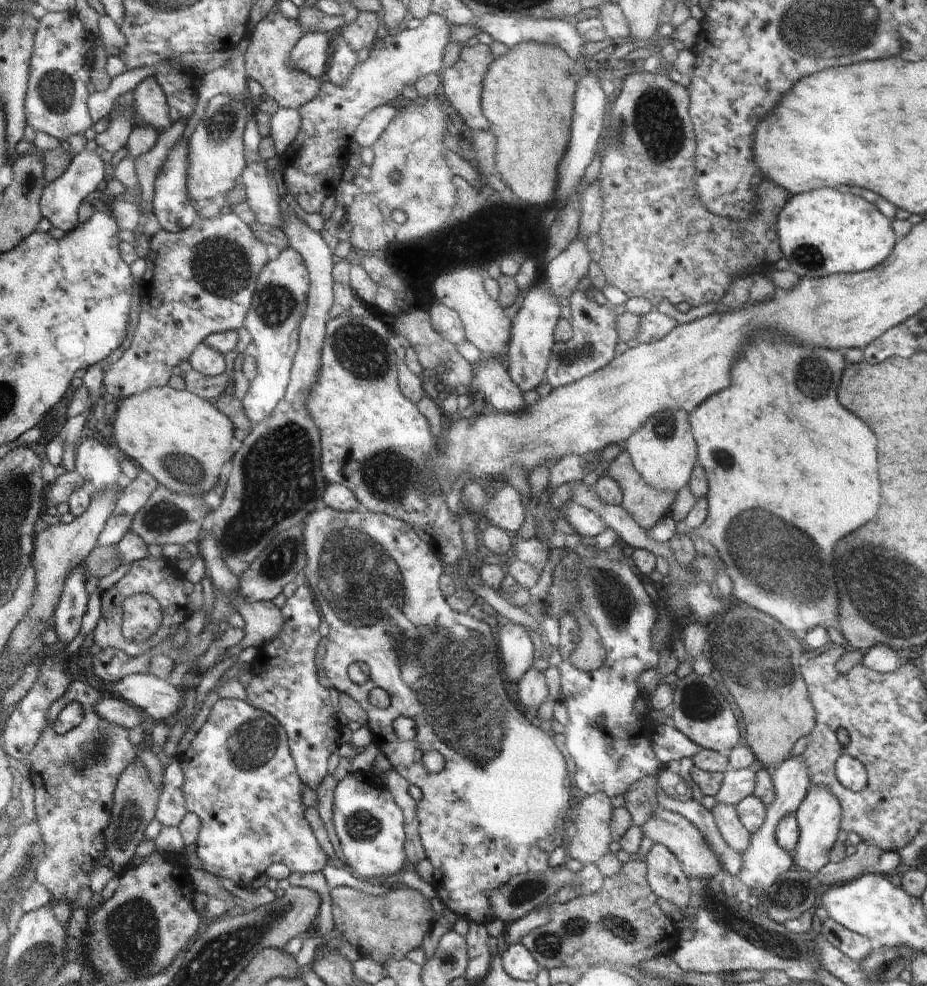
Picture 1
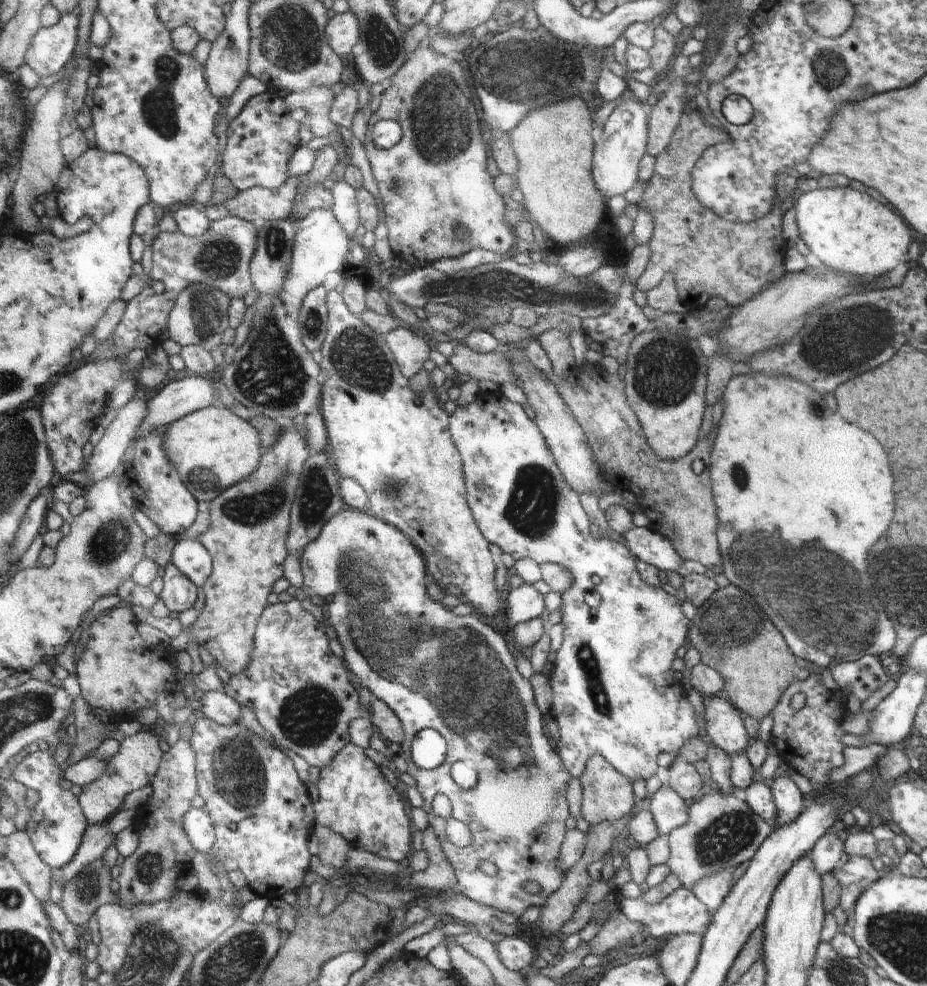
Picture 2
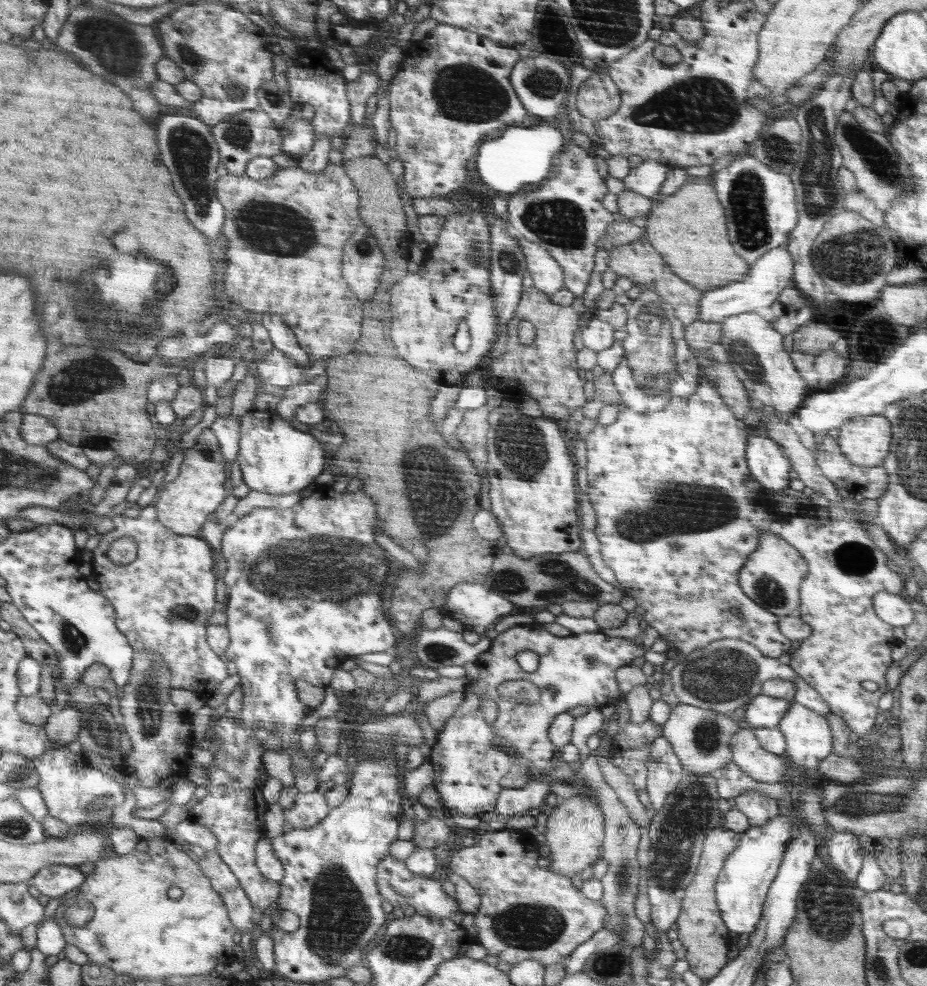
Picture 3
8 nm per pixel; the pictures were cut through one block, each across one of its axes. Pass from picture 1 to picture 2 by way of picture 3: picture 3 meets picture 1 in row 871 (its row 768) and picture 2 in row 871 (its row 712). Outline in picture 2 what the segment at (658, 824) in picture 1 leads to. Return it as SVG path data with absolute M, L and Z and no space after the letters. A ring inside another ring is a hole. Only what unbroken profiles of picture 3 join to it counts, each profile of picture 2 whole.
M720 792L705 793L702 800L689 806L688 822L669 832L671 857L667 867L680 883L692 891L694 885L708 875L726 869L736 869L756 854L758 847L769 838L772 826L750 808L746 801Z

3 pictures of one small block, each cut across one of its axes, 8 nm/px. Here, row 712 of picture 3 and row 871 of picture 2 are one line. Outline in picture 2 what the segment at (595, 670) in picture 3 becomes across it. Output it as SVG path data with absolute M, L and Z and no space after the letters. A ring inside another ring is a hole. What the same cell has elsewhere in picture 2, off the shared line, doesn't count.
M350 507L350 510L344 508L342 512L339 512L335 517L326 521L318 538L309 542L303 548L299 560L300 570L304 578L302 589L314 600L321 603L323 614L326 618L325 623L332 625L332 628L336 631L337 640L342 644L342 648L344 648L344 661L350 669L351 674L355 676L356 683L359 684L360 688L368 688L372 692L373 697L383 700L394 711L398 720L400 720L404 733L400 744L403 754L410 756L410 743L414 735L419 730L425 728L437 730L447 742L447 755L445 761L440 766L427 771L418 768L415 764L410 764L407 773L415 780L415 786L422 795L422 798L424 798L422 808L428 815L428 826L434 829L442 850L454 869L457 878L456 886L453 888L454 892L458 895L467 896L474 902L513 914L518 919L520 919L526 908L530 908L530 906L543 907L546 899L558 890L560 884L566 878L561 870L561 848L571 831L568 830L568 821L571 817L570 812L574 812L574 808L570 808L570 784L574 784L574 776L565 767L561 752L558 752L558 743L555 743L550 737L550 732L546 726L549 716L541 711L541 707L537 703L537 693L535 692L535 688L530 684L530 679L527 680L526 676L522 676L522 668L518 668L518 656L514 656L514 648L510 648L510 640L506 640L506 636L502 636L502 632L495 632L490 624L486 624L486 616L479 616L474 613L468 615L468 618L460 618L450 608L442 606L440 601L432 600L426 594L426 586L424 586L424 574L426 574L425 560L423 556L420 556L420 552L416 550L413 541L401 529L397 529L394 525L388 524L378 517L374 518L374 515L368 516L368 514L364 514L364 511L359 511L358 509L352 510L352 507ZM456 761L471 763L475 767L475 771L477 772L477 785L475 787L466 790L460 788L452 780L451 766ZM438 793L444 794L450 800L450 806L452 808L450 812L451 816L456 818L456 820L464 822L470 829L472 842L467 847L457 847L448 840L445 833L445 820L439 815L436 815L432 810L432 800ZM484 861L491 862L497 866L496 876L491 877L480 868L480 864ZM528 881L538 884L539 891L535 893L527 891L525 889L525 883Z

